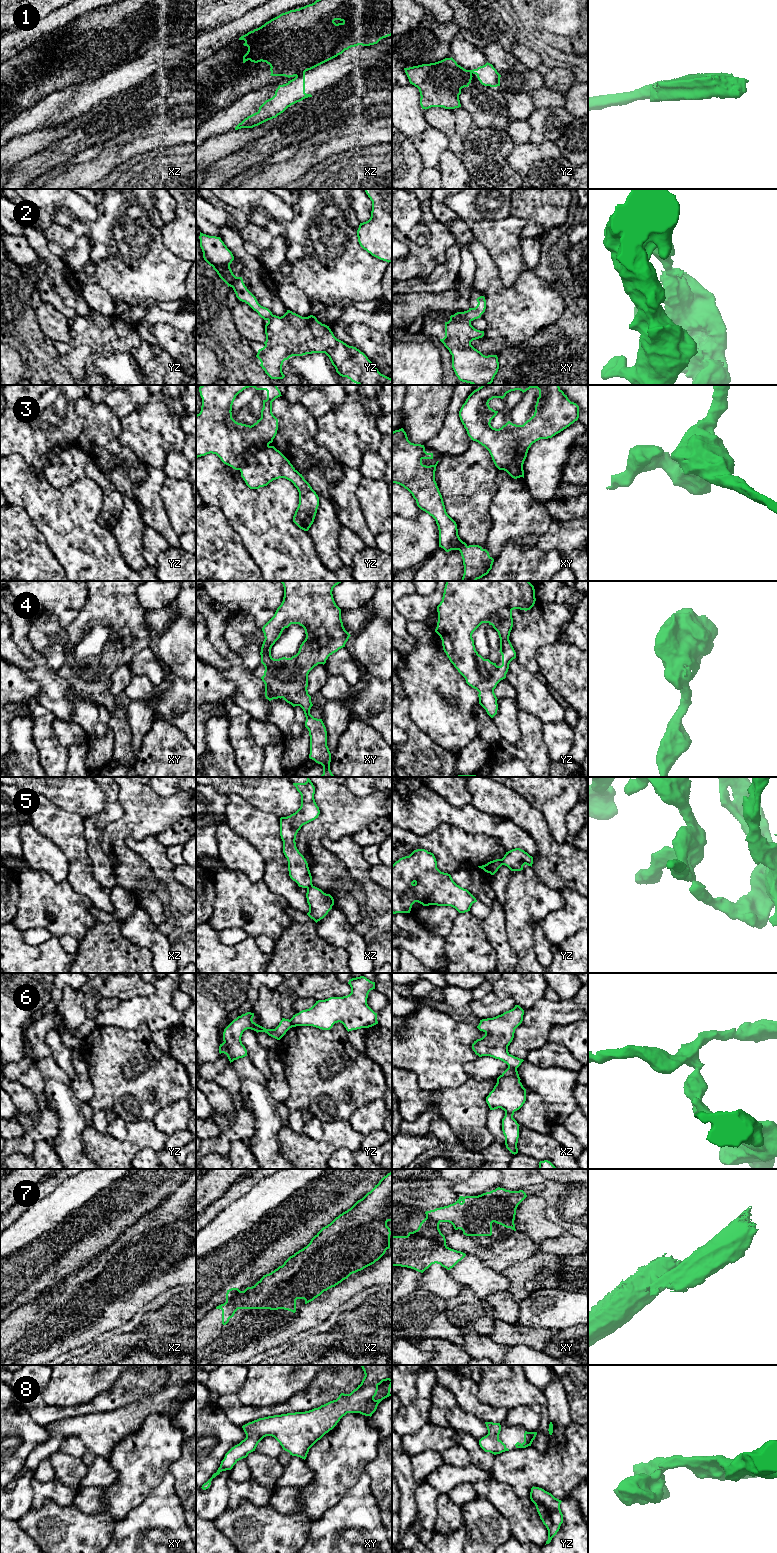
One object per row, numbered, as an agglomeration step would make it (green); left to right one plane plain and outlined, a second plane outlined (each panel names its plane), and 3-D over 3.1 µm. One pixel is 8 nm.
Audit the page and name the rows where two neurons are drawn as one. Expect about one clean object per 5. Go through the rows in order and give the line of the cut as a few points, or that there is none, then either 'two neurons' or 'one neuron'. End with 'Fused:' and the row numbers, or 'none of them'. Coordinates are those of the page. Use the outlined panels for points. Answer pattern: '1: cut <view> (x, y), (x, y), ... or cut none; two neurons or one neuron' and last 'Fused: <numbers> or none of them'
1: cut xz (304, 72), (296, 77); two neurons
2: cut xy (454, 314), (467, 318), (470, 321); two neurons
3: cut yz (268, 444), (258, 449), (239, 469); two neurons
4: cut none; one neuron
5: cut xz (312, 885), (307, 888); two neurons
6: cut xz (508, 1066), (516, 1069); two neurons
7: cut xz (240, 1291), (226, 1302); two neurons
8: cut none; one neuron
Fused: 1, 2, 3, 5, 6, 7

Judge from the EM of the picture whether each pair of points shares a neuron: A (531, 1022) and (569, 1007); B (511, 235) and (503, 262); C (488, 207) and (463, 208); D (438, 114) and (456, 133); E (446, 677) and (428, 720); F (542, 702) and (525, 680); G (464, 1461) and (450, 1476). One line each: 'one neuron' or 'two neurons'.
A: one neuron
B: one neuron
C: one neuron
D: one neuron
E: one neuron
F: one neuron
G: two neurons

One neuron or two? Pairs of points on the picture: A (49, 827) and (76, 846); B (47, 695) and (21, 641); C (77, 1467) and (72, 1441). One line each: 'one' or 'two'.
A: one
B: one
C: two

